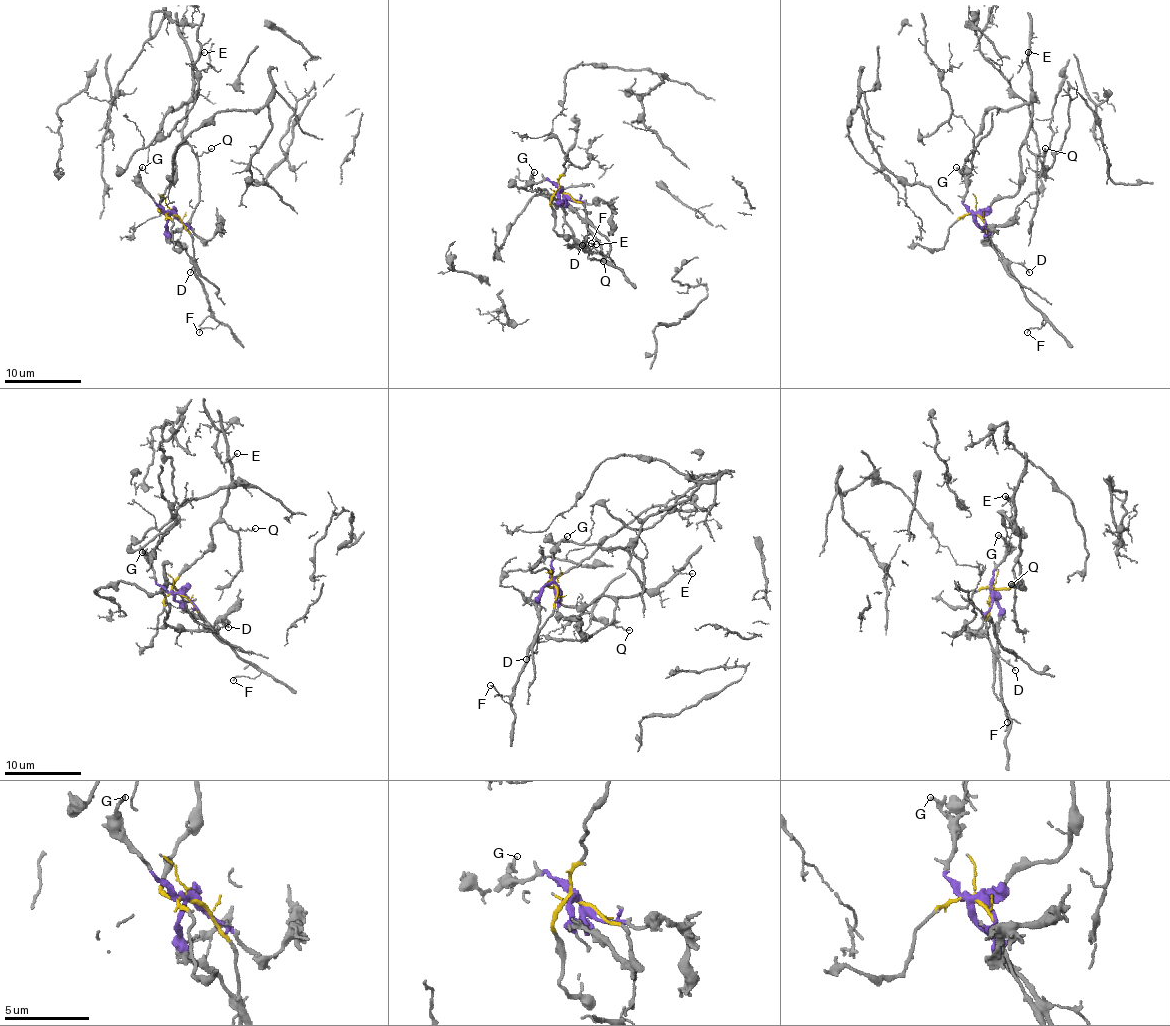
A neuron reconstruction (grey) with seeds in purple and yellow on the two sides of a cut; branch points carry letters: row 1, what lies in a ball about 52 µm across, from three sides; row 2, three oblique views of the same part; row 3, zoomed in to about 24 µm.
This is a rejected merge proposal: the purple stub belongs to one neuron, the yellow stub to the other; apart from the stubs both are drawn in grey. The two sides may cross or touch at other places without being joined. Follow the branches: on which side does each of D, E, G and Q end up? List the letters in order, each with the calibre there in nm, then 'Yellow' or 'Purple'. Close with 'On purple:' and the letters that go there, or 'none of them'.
D: Thickness 110 nm. Purple
E: Thickness 100 nm. Yellow
G: Thickness 160 nm. Purple
Q: Thickness 120 nm. Yellow
On purple: D, G

